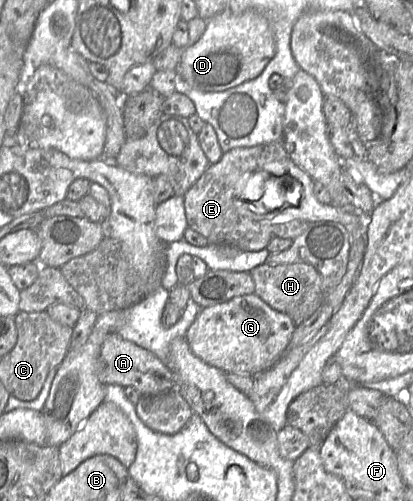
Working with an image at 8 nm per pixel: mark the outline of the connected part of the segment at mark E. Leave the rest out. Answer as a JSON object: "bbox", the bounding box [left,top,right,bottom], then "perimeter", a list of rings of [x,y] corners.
{"bbox":[184,141,314,252],"perimeter":[[[283,141],[250,148],[234,148],[223,153],[221,159],[215,164],[210,164],[202,176],[184,194],[188,227],[205,237],[209,244],[232,245],[247,252],[262,250],[275,238],[294,240],[314,222],[293,220],[285,223],[274,223],[266,220],[255,220],[252,218],[252,214],[256,214],[256,211],[259,212],[262,207],[246,202],[244,189],[256,171],[266,171],[277,177],[286,177],[287,173],[292,174],[298,168],[289,158]]]}

